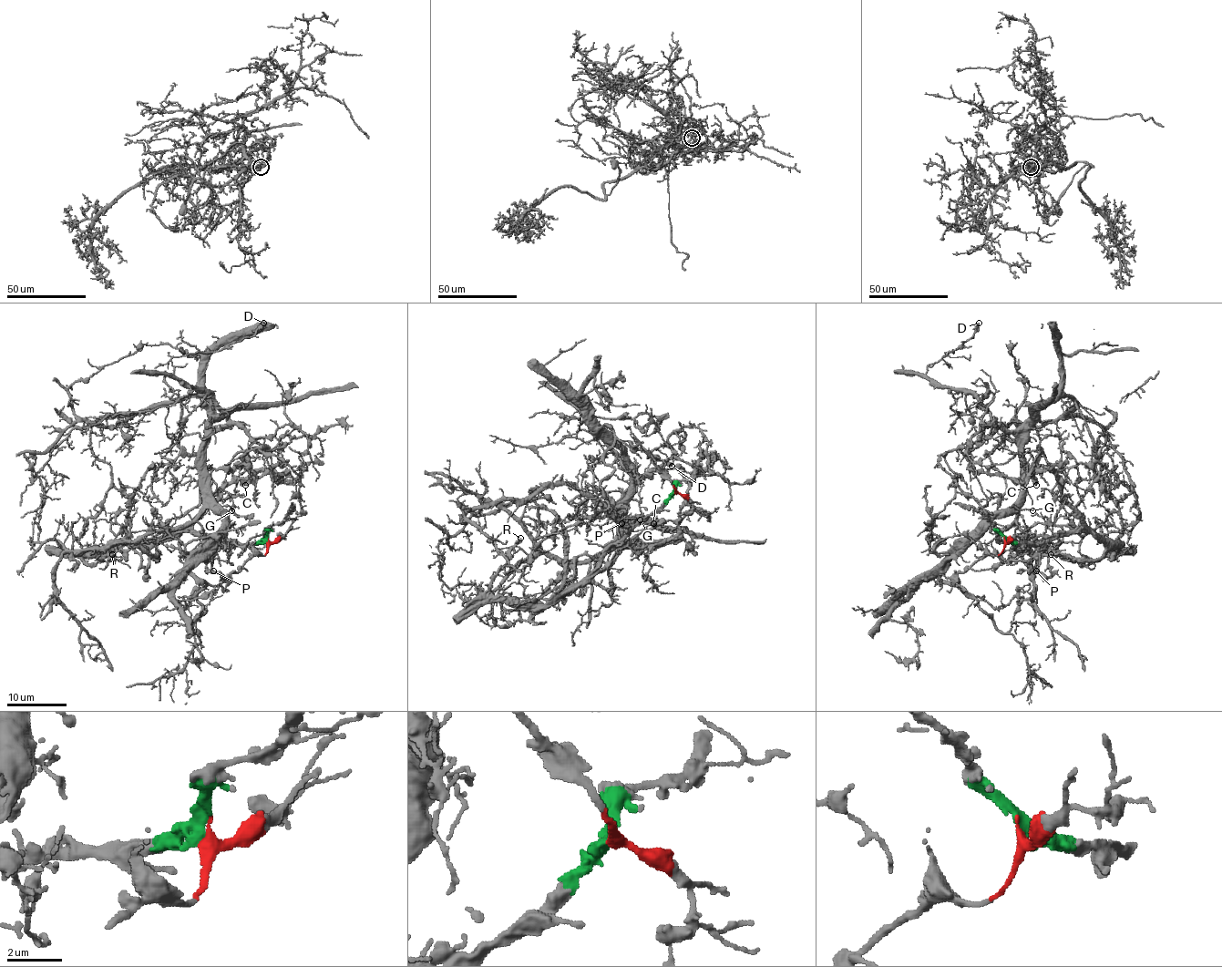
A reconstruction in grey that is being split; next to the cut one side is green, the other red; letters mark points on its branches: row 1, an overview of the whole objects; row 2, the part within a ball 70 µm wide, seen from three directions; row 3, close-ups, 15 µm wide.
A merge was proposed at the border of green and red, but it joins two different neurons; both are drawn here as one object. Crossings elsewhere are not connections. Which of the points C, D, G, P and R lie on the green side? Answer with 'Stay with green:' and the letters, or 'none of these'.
Stay with green: C, P, R

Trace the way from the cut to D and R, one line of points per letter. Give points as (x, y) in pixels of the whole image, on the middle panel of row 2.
D: (675, 491), (600, 427), (631, 469), (612, 508), (635, 478), (581, 414), (671, 466)
R: (675, 491), (611, 547), (588, 575), (549, 603), (501, 601), (490, 591), (492, 578), (520, 538)

